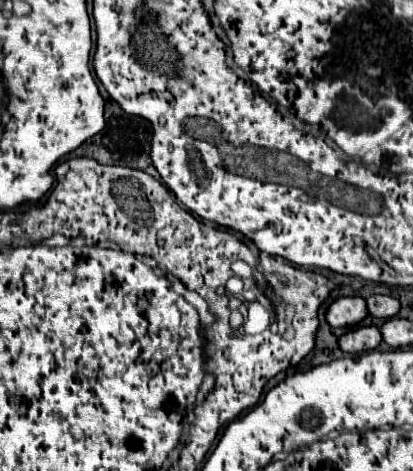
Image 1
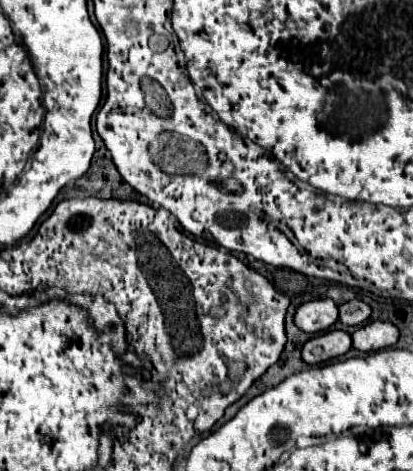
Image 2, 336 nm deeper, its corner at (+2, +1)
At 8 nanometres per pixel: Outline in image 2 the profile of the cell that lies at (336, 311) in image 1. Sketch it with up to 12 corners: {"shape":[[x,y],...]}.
{"shape":[[331,299],[297,307],[295,325],[305,333],[329,329],[339,317]]}

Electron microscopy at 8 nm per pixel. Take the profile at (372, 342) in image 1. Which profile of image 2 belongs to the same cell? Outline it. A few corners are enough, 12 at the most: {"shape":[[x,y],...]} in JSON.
{"shape":[[335,329],[309,339],[301,359],[309,365],[351,349],[349,333]]}

